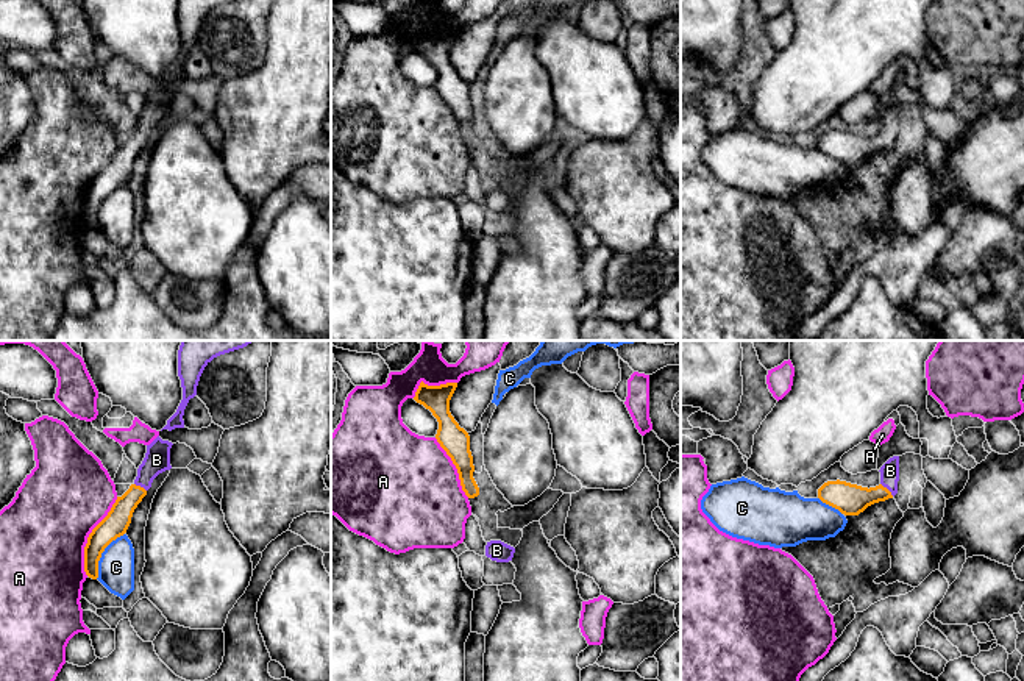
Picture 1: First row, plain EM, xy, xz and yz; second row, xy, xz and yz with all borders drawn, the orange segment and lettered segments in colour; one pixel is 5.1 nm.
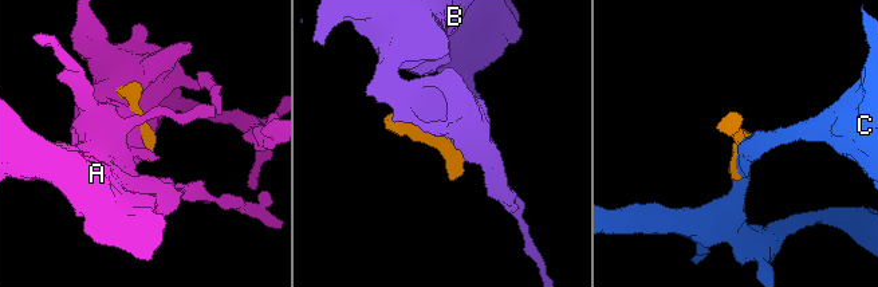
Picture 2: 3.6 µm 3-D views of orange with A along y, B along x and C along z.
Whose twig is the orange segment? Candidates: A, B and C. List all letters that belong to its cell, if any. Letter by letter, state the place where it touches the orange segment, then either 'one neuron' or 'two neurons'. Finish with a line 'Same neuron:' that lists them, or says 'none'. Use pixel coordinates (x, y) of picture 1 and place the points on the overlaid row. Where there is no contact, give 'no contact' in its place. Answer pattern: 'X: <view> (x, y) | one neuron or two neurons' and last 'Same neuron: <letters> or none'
A: xy (89, 536) | two neurons
B: yz (887, 489) | one neuron
C: xy (100, 555) | two neurons
Same neuron: B

